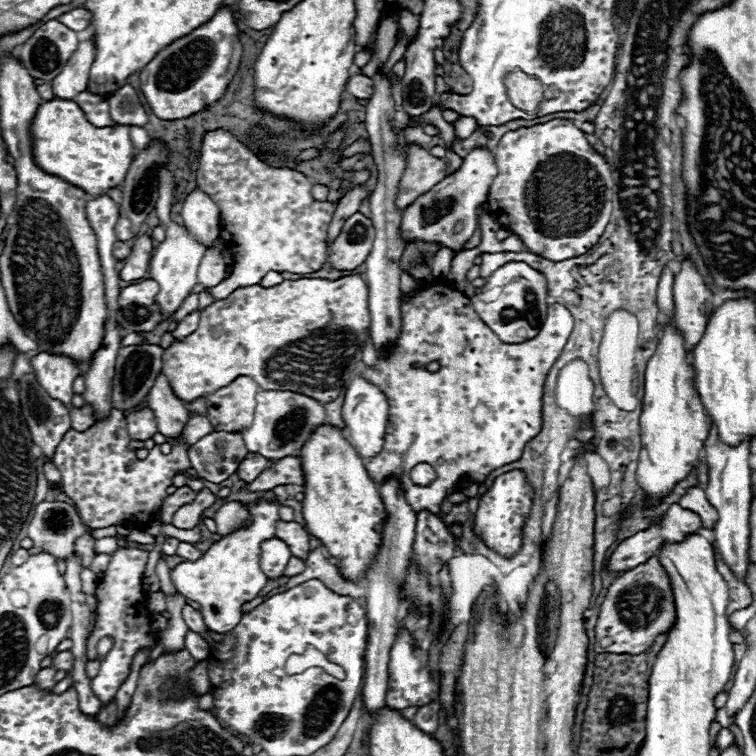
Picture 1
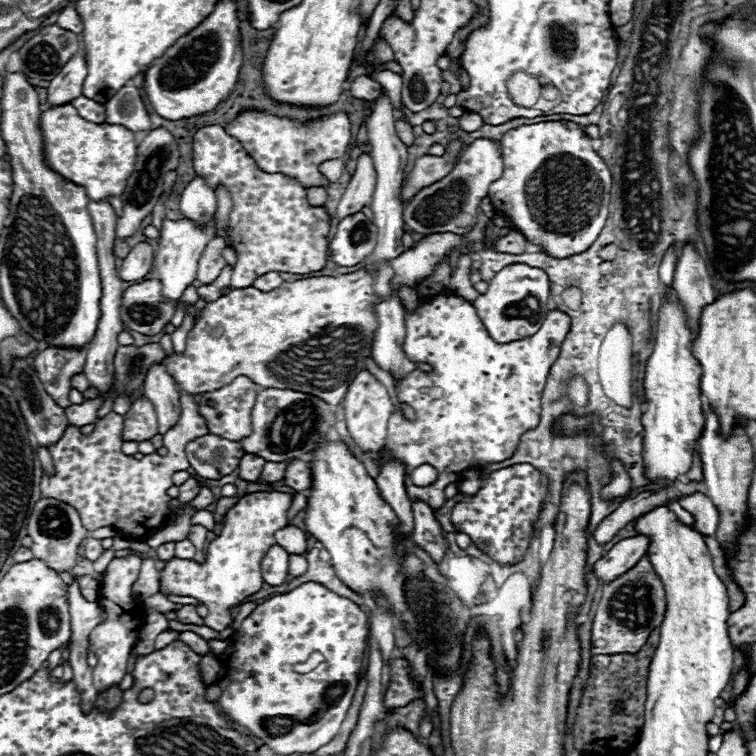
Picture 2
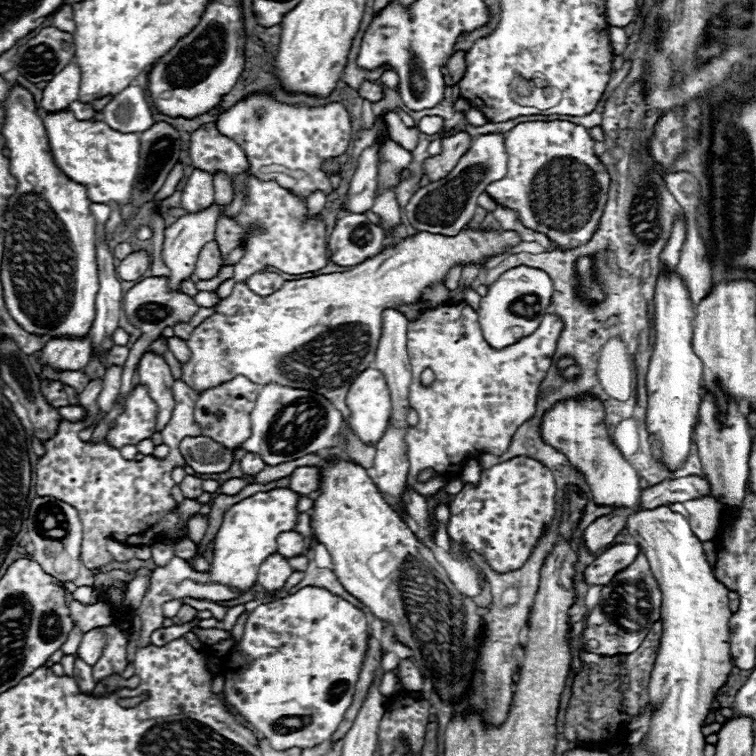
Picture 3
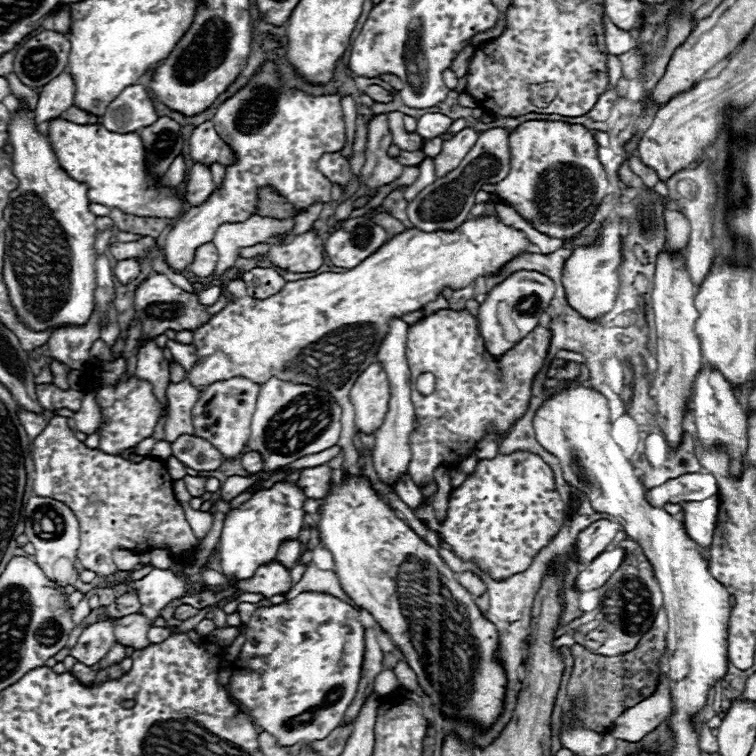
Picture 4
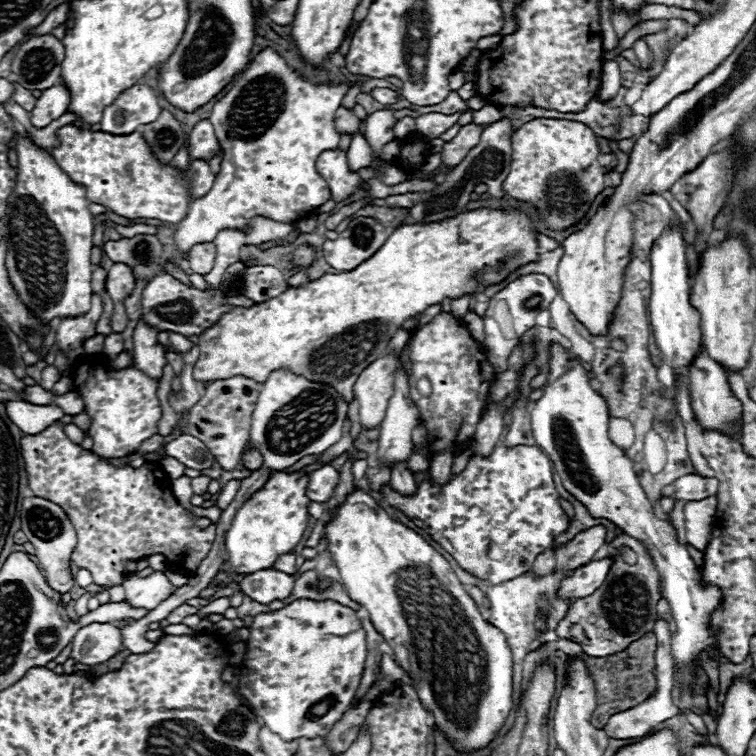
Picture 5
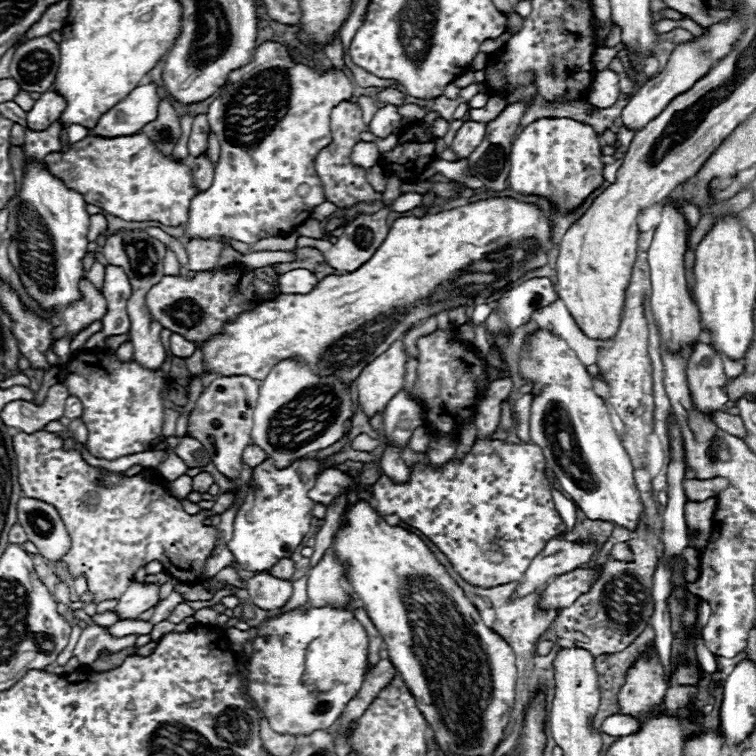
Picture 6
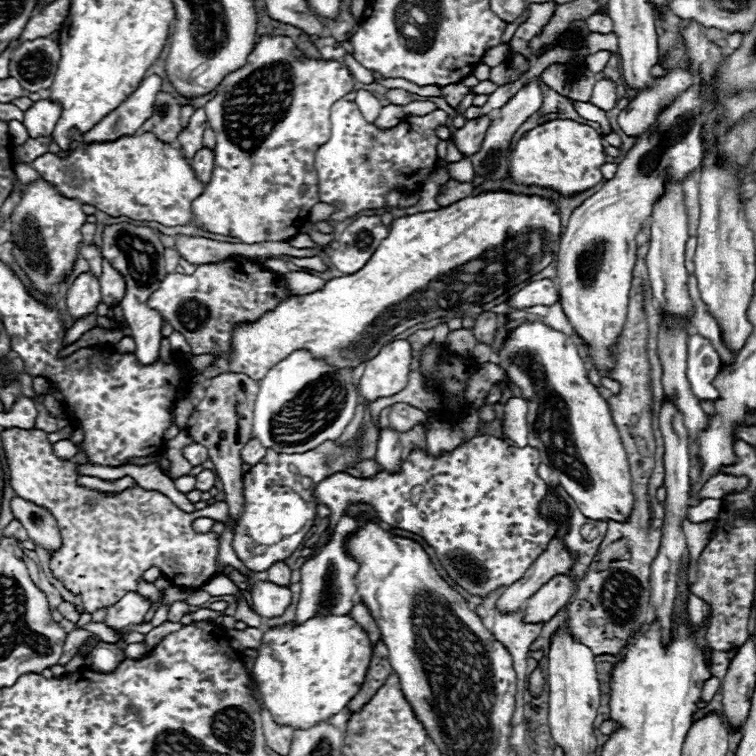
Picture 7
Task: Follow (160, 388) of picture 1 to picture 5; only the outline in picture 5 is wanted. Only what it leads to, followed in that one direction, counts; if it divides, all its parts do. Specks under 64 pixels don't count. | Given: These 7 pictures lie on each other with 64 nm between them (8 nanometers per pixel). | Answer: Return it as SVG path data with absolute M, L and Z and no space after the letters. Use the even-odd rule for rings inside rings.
M144 320L134 328L134 366L152 378L162 378L162 368L166 366L164 346L158 344L158 330L148 326Z

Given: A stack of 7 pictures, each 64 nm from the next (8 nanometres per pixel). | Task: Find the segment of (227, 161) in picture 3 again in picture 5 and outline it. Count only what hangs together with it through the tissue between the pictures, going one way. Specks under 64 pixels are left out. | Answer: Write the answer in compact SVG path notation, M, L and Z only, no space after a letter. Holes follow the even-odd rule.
M200 120L196 122L196 126L190 132L190 140L188 140L188 150L190 150L190 158L204 158L210 160L216 150L218 150L218 140L214 134L214 128L208 120Z

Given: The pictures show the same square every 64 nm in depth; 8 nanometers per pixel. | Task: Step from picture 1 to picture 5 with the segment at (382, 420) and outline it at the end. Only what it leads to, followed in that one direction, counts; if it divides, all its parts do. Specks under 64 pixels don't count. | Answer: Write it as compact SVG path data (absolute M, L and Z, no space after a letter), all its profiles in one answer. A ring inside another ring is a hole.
M386 354L374 360L356 380L354 396L360 402L360 422L366 428L374 428L382 422L388 400L394 394L394 372L398 368L398 358Z

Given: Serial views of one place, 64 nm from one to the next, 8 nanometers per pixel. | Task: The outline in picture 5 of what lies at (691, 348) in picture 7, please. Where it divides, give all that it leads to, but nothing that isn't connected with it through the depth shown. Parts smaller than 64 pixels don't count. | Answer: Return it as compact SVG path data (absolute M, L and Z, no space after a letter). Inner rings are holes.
M706 348L700 350L700 354L692 360L692 364L688 368L688 388L690 388L692 408L696 410L696 416L700 418L700 424L704 428L716 428L718 432L740 438L740 432L738 432L740 428L732 428L732 420L742 422L742 404L732 394L732 390L728 386L728 380L726 380L724 368L708 356Z

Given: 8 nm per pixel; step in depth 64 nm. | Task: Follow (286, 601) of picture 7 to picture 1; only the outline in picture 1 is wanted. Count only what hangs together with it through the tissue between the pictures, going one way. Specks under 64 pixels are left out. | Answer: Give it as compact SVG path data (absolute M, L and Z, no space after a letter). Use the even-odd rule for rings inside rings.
M272 538L272 540L264 542L262 554L260 554L260 566L262 566L264 574L268 576L268 580L278 580L284 576L284 570L286 570L290 556L292 554L282 540Z

